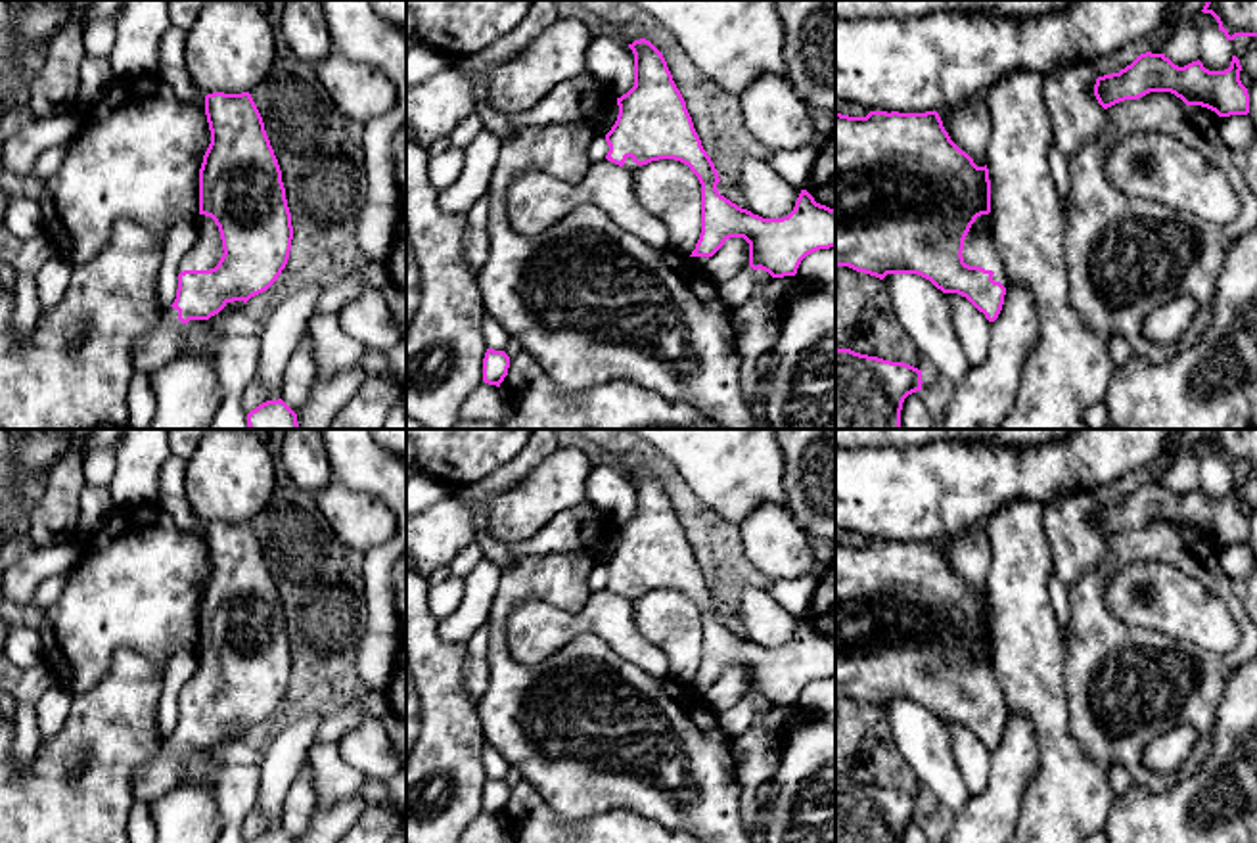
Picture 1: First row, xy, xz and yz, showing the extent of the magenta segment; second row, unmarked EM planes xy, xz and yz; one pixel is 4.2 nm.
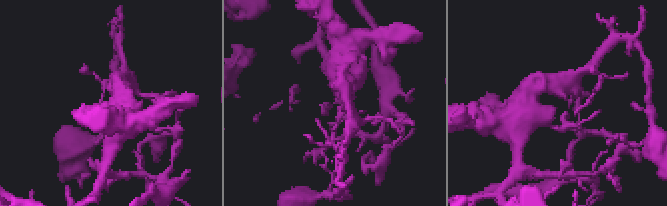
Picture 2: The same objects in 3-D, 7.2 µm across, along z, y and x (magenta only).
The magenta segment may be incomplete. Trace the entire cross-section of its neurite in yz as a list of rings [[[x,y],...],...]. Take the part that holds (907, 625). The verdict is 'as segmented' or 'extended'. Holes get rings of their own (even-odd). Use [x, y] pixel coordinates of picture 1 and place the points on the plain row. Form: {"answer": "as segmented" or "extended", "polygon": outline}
{"answer": "extended", "polygon": [[[835,540],[835,695],[849,695],[880,709],[887,703],[918,703],[943,722],[958,722],[966,726],[989,751],[994,751],[1004,734],[1008,709],[1004,703],[1004,692],[993,669],[993,648],[989,642],[991,609],[987,594],[977,596],[973,588],[950,569],[937,540],[870,540],[866,546],[849,546]]]}

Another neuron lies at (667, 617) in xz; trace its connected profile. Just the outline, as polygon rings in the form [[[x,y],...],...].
[[[659,588],[634,604],[634,623],[642,636],[669,657],[669,678],[690,686],[701,663],[701,613],[688,594]]]

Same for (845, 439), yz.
[[[835,429],[835,450],[918,448],[939,441],[989,441],[1004,446],[1035,446],[1073,437],[1081,429]]]

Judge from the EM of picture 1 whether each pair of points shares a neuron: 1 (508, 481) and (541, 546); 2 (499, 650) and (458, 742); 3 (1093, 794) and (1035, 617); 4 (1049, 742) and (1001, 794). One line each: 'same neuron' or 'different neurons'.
1: same neuron
2: different neurons
3: same neuron
4: different neurons

